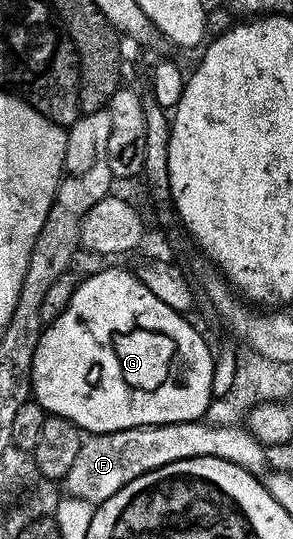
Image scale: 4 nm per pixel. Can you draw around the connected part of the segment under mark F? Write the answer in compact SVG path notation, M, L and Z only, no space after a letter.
M194 421L133 427L131 430L86 438L74 464L65 475L63 486L68 496L96 505L113 496L136 477L151 473L163 465L171 465L171 461L183 461L191 457L219 457L257 473L261 466L266 466L266 454L263 444L241 425L215 427L204 421Z

